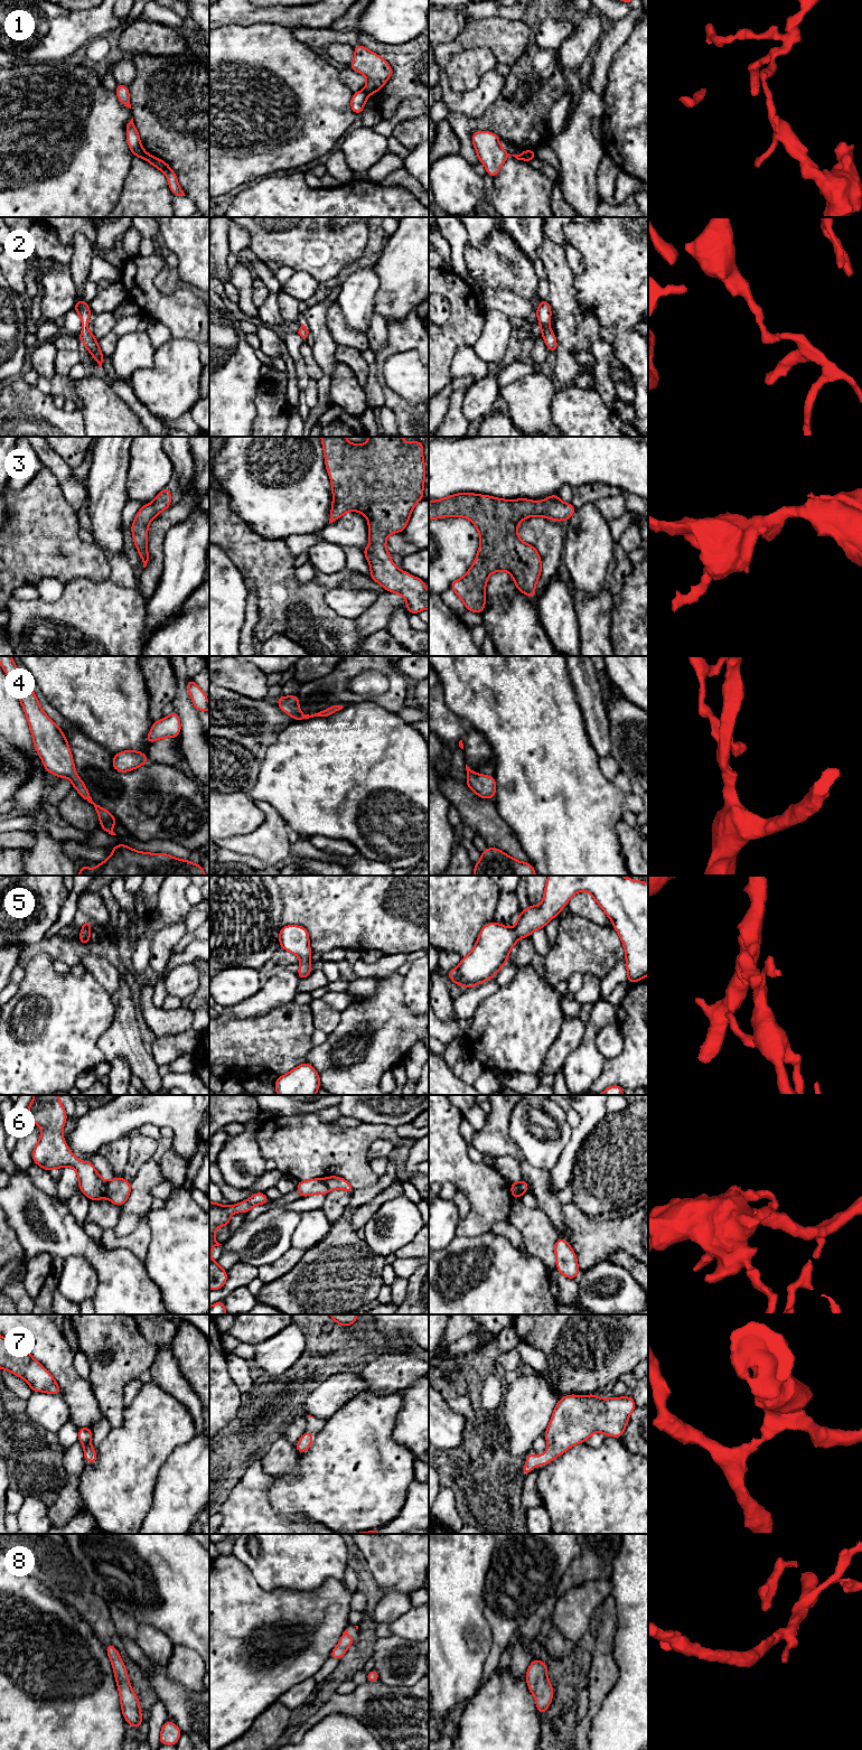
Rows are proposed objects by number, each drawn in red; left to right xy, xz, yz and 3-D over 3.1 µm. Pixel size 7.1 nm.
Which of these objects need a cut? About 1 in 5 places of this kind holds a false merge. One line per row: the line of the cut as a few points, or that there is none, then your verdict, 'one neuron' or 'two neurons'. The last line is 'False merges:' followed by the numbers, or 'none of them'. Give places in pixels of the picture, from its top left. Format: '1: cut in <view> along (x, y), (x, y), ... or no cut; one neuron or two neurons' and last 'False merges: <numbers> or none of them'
1: cut in xy along (148, 153), (144, 159); two neurons
2: no cut; one neuron
3: no cut; one neuron
4: no cut; one neuron
5: no cut; one neuron
6: cut in xy along (106, 1181), (104, 1196); two neurons
7: no cut; one neuron
8: no cut; one neuron
False merges: 1, 6

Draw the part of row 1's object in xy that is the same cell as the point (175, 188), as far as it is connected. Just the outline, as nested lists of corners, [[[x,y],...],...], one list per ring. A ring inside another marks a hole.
[[[148,153],[146,160],[150,165],[156,167],[157,169],[161,170],[166,175],[166,177],[168,179],[168,185],[169,185],[169,188],[170,188],[170,191],[172,195],[186,196],[184,190],[181,189],[181,187],[178,184],[176,172],[170,168],[170,166],[167,165],[166,161],[163,161],[152,155],[149,155],[149,153]]]

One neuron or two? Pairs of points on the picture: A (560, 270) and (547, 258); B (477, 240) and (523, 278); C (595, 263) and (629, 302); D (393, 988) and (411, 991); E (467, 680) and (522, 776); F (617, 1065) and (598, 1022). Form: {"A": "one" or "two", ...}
{"A": "one", "B": "two", "C": "one", "D": "two", "E": "one", "F": "two"}

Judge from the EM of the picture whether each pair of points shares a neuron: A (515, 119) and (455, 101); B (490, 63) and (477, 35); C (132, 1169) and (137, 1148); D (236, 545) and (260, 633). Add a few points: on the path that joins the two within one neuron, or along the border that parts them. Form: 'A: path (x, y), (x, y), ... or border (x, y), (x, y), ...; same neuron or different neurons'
A: border (494, 102), (476, 118), (468, 118), (460, 112); different neurons
B: border (457, 54), (464, 49), (487, 47), (498, 62); different neurons
C: path (133, 1163), (137, 1159), (137, 1153); same neuron
D: path (258, 567), (266, 576), (266, 611); same neuron

